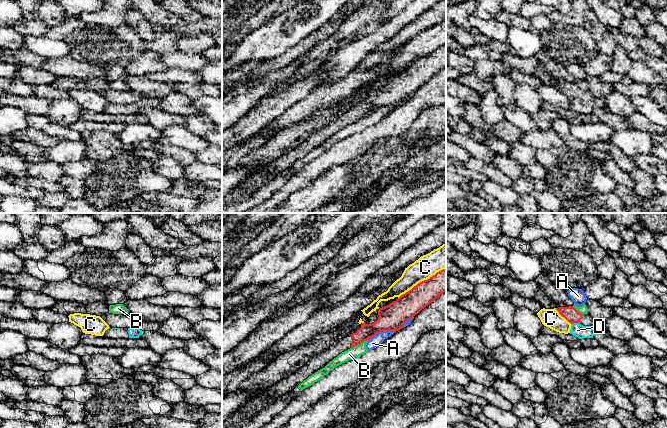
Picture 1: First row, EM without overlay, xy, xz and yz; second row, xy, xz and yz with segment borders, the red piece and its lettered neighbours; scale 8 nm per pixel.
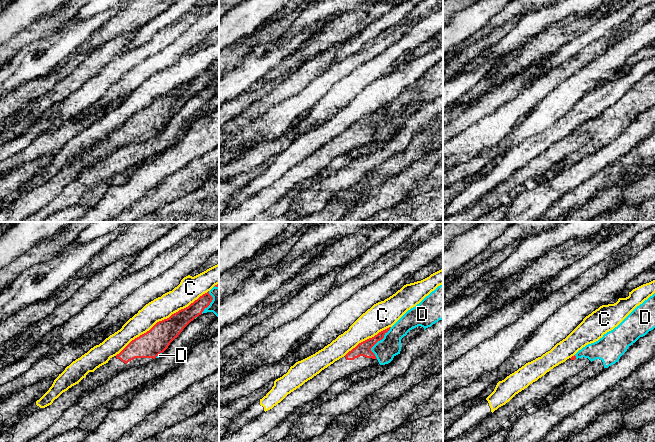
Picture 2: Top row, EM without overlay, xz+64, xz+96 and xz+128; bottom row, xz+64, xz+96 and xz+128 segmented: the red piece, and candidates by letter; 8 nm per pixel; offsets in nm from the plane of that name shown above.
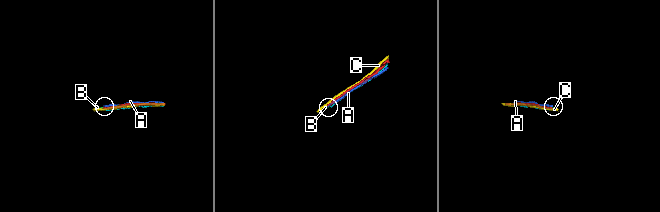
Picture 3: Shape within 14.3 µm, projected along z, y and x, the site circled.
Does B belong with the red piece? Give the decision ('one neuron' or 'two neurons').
two neurons

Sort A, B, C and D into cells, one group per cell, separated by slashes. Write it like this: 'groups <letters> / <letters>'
groups A B / C / D

